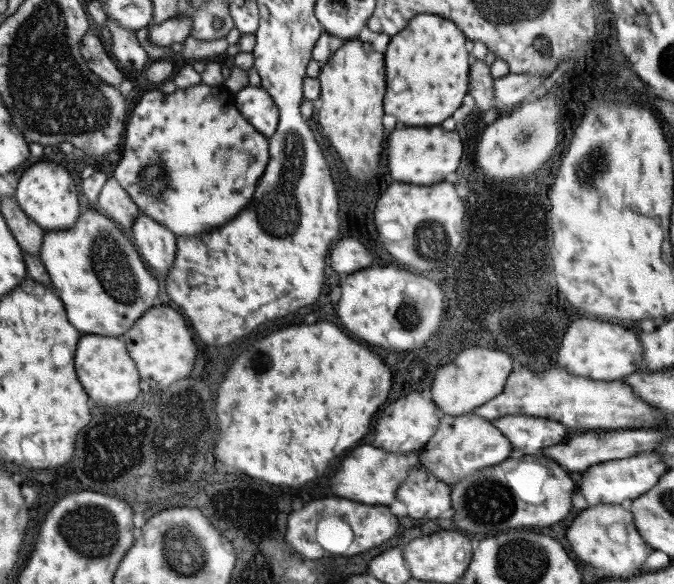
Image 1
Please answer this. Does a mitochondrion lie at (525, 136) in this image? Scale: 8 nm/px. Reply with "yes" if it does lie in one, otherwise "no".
yes

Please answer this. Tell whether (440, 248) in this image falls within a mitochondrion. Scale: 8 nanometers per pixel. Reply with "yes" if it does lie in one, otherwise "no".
yes

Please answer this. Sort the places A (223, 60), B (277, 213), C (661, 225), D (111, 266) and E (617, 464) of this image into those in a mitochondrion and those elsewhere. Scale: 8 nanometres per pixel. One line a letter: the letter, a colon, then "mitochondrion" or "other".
A: other
B: mitochondrion
C: other
D: mitochondrion
E: other

